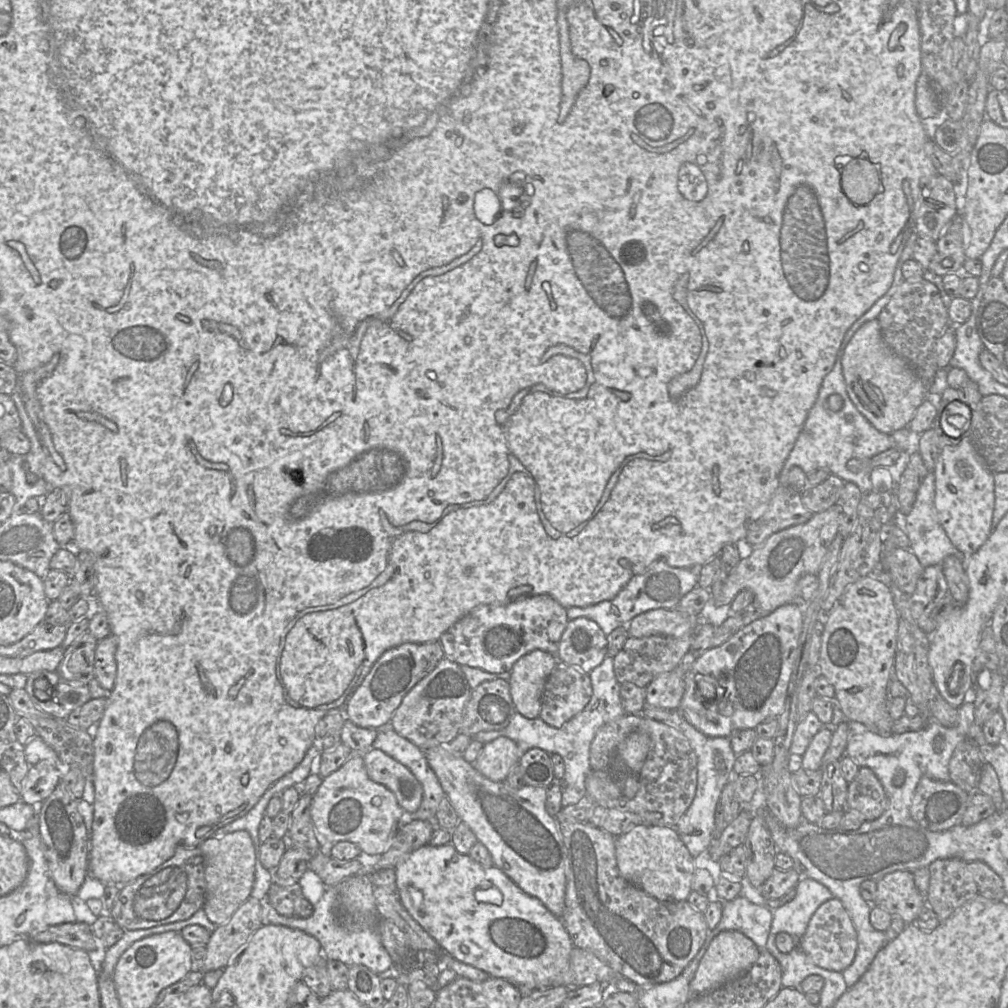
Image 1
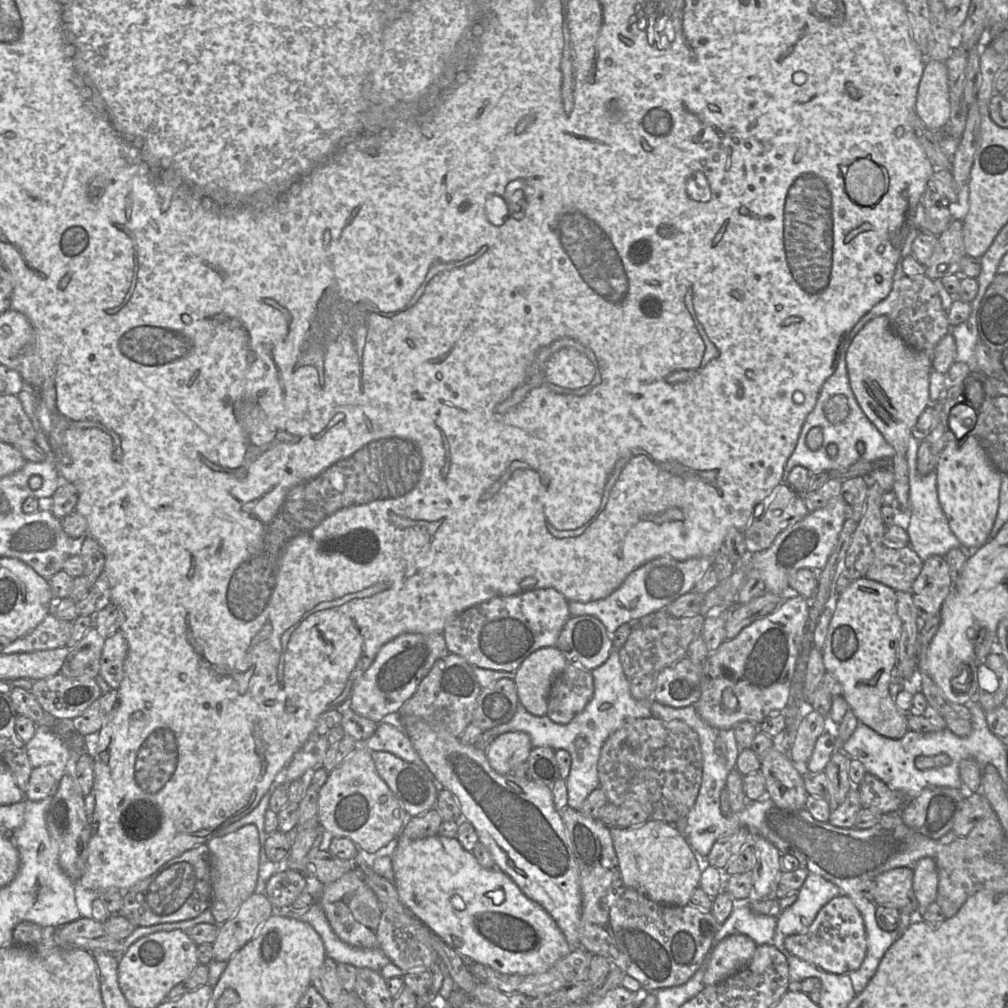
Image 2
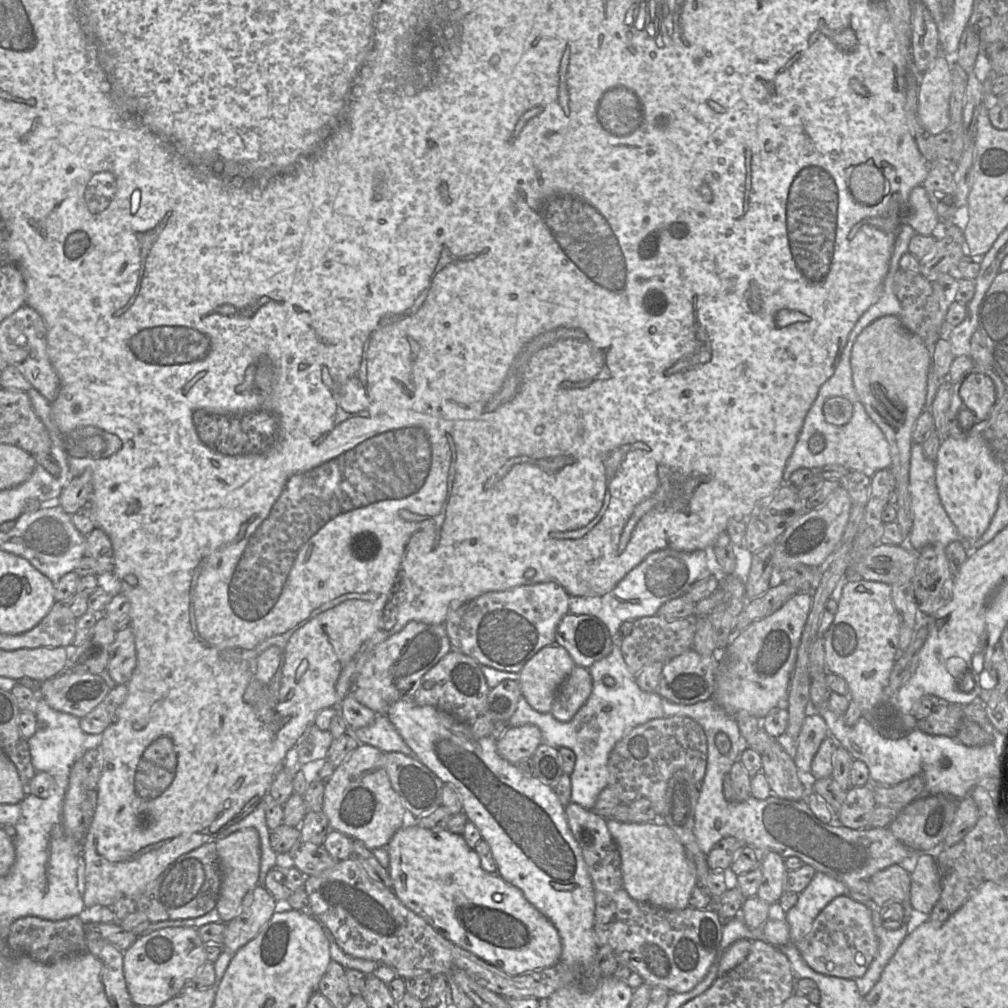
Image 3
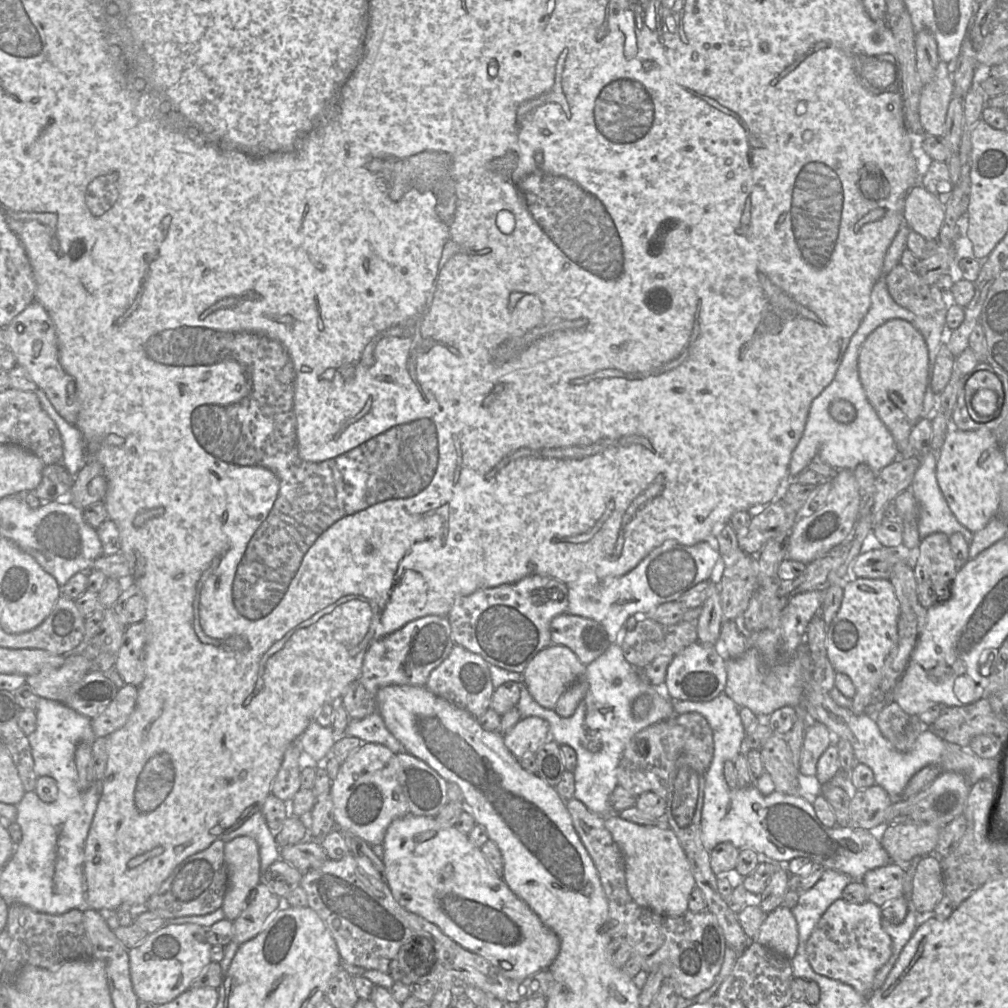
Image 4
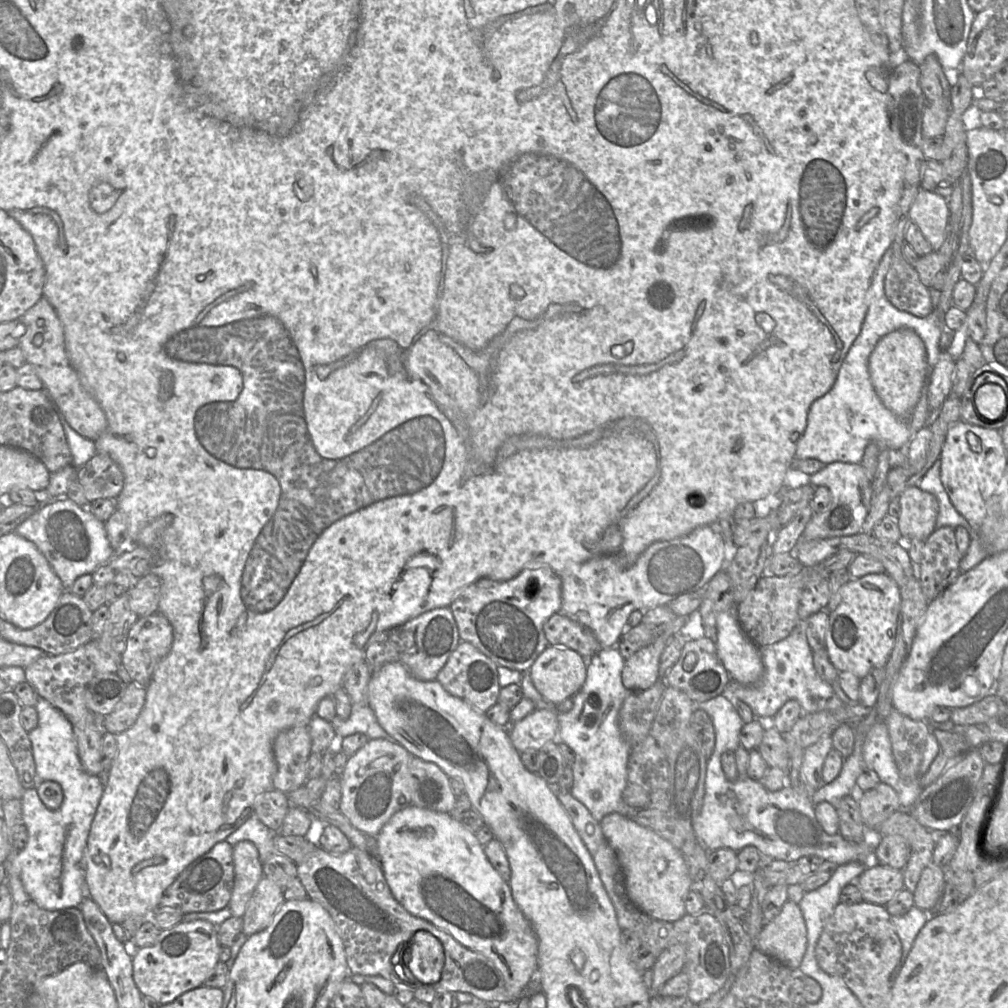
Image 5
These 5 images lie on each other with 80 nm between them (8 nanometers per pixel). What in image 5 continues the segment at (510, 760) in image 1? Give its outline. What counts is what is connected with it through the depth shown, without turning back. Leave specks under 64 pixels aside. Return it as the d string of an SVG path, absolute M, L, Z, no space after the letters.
M535 709L526 717L508 728L514 748L523 753L527 750L539 751L544 745L558 741L559 722L557 709Z

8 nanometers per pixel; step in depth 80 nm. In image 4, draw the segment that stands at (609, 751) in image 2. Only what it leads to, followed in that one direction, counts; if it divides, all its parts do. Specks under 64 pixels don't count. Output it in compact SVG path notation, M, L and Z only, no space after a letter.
M697 712L675 715L636 733L627 743L617 766L618 786L634 796L654 792L666 799L668 777L681 754L695 758L695 769L698 772L705 773L711 764L714 754L712 729L705 717Z

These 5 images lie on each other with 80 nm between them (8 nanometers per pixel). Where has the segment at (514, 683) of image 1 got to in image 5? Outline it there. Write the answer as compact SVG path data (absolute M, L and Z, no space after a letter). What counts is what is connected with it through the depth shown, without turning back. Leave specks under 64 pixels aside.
M549 645L529 668L530 677L542 697L555 706L580 691L587 661L573 649Z

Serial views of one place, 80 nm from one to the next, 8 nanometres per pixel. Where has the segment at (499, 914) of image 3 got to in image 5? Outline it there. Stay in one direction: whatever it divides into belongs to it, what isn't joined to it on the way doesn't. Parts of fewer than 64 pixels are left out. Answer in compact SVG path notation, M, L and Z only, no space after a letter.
M408 806L390 818L377 835L377 842L380 865L394 898L412 915L431 922L437 928L449 933L463 946L489 958L502 974L507 991L513 996L514 1002L517 1002L526 986L538 974L538 939L531 924L516 905L508 882L503 880L493 868L484 853L484 846L479 843L476 835L467 830L461 822L452 818L449 813Z

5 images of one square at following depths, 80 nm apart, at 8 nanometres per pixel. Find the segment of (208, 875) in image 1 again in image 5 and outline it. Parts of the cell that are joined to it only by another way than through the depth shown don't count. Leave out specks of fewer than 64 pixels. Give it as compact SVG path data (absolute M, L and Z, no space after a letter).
M248 840L233 846L234 885L229 901L232 916L243 917L254 890L264 876L263 863L254 843Z

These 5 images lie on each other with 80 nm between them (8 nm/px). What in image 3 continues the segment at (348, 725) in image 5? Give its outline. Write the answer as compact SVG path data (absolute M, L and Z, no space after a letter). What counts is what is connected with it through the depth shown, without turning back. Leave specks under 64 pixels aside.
M377 715L372 724L355 731L348 729L347 734L352 734L359 744L374 746L384 753L401 752L407 756L416 757L387 715Z

